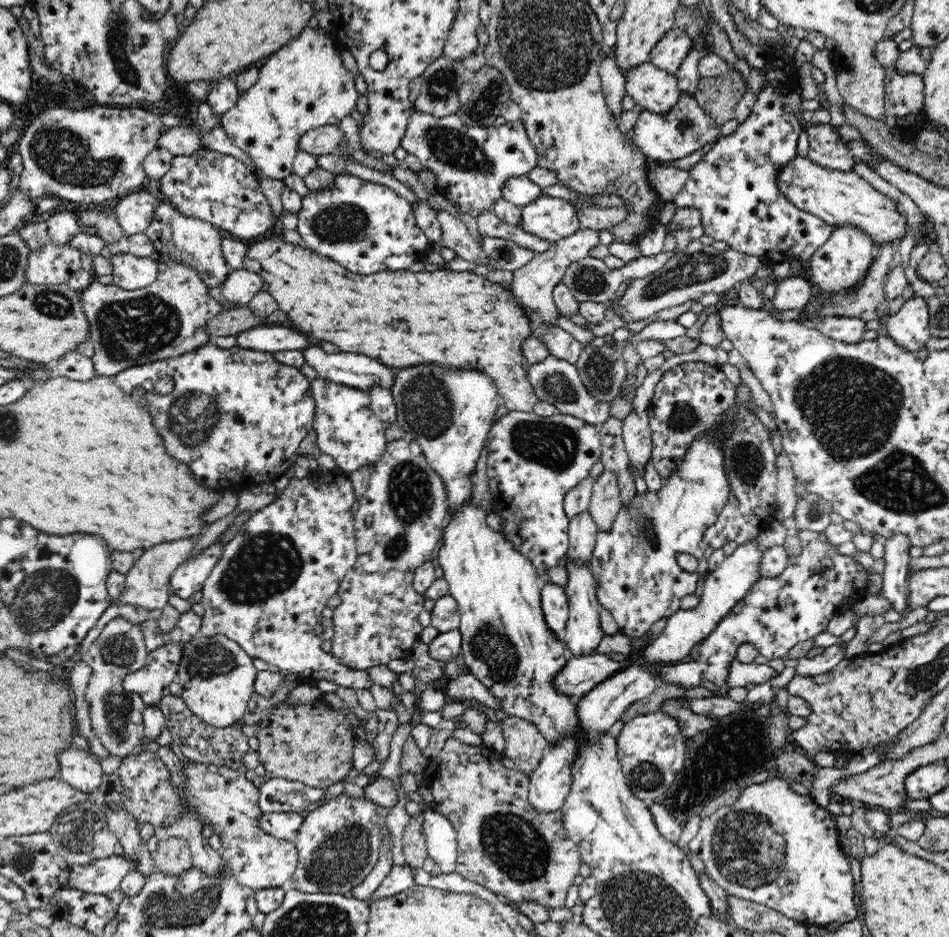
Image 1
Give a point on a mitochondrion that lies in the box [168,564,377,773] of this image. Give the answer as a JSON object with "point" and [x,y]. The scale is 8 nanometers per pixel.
{"point":[209,660]}

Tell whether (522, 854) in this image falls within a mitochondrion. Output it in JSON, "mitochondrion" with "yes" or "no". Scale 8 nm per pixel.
{"mitochondrion":"yes"}

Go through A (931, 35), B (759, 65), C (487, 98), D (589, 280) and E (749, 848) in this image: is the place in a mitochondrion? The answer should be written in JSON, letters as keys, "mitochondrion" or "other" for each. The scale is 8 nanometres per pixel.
{"A":"mitochondrion","B":"other","C":"mitochondrion","D":"mitochondrion","E":"mitochondrion"}

